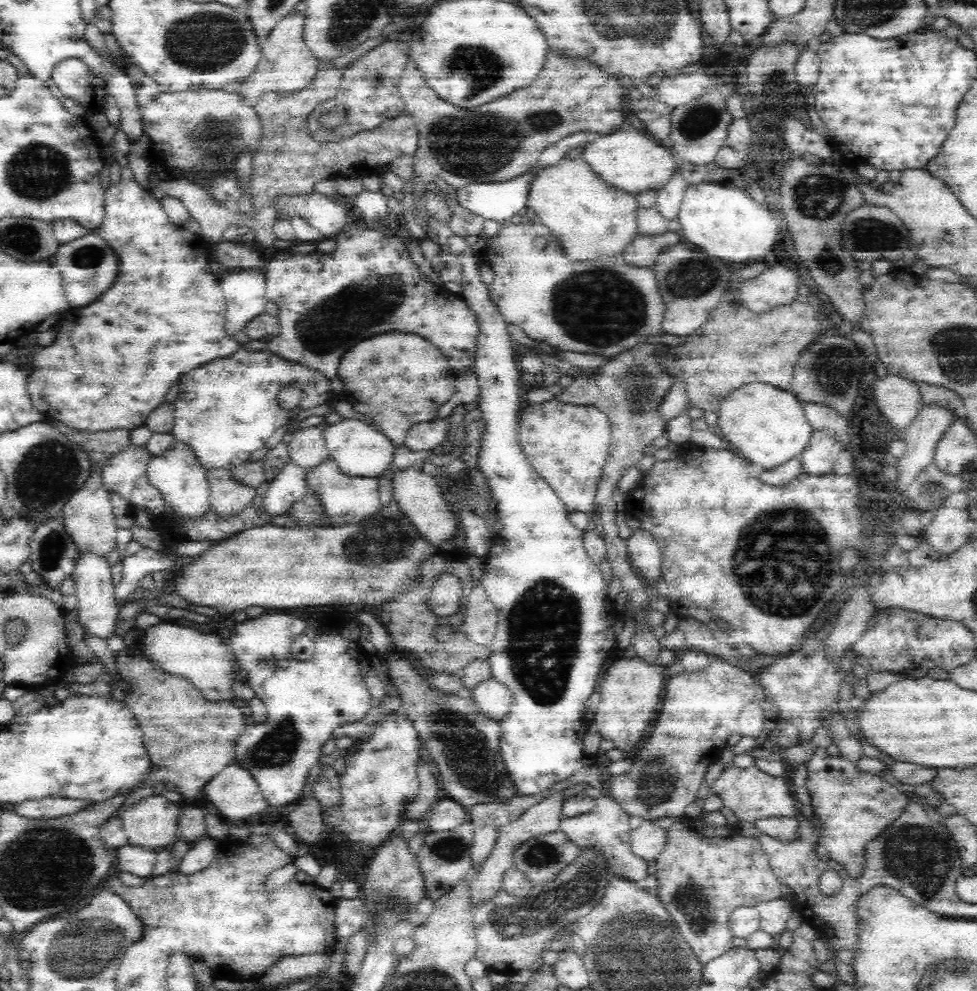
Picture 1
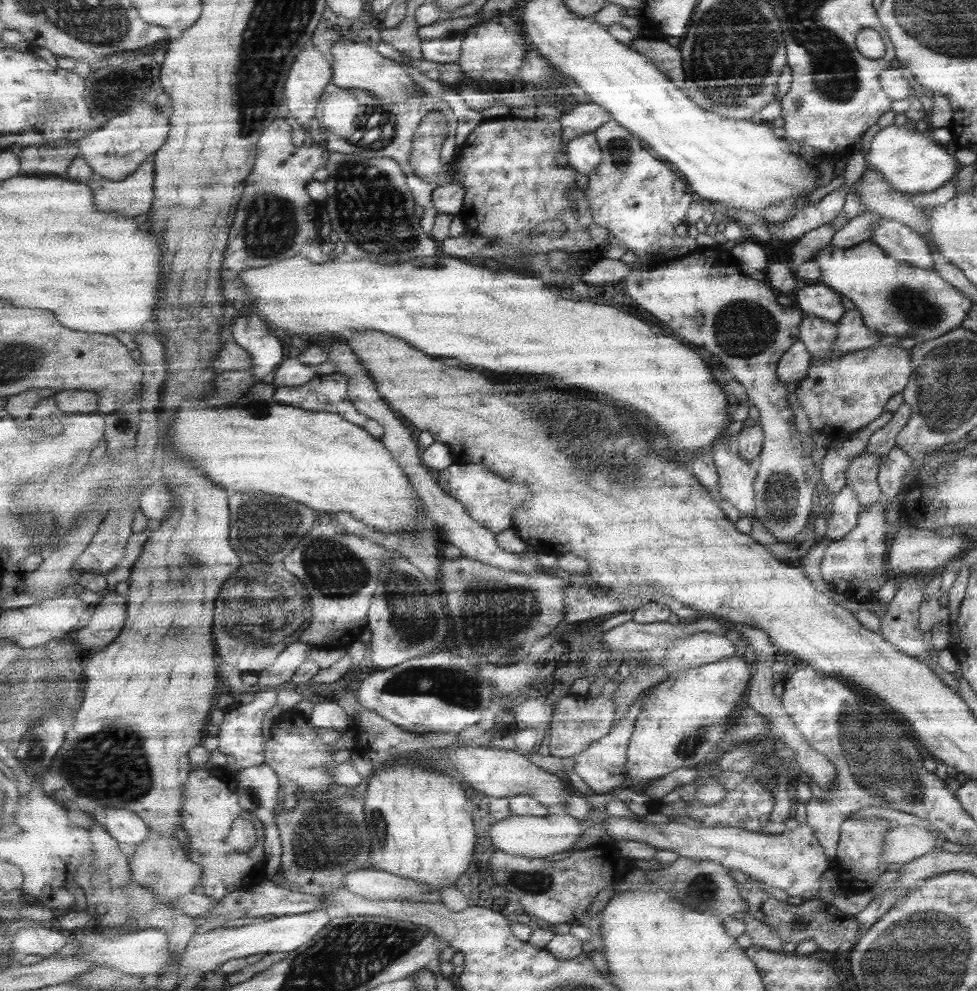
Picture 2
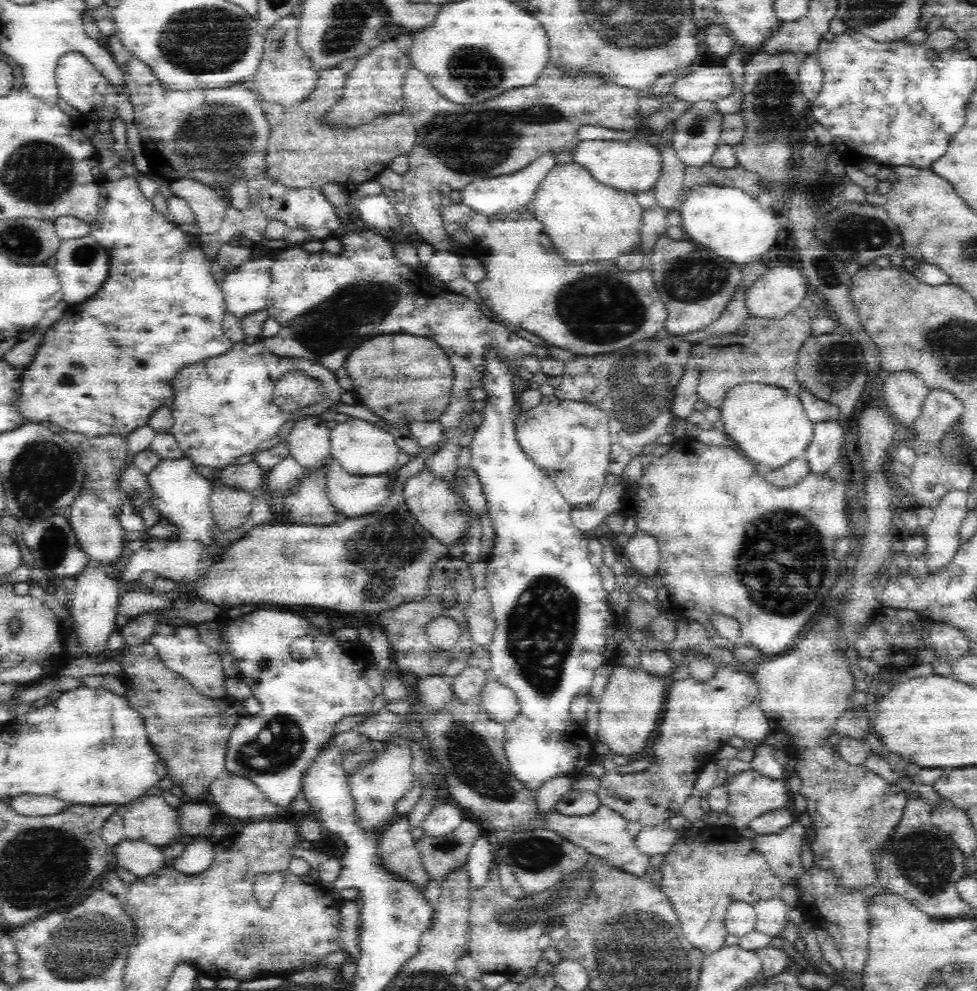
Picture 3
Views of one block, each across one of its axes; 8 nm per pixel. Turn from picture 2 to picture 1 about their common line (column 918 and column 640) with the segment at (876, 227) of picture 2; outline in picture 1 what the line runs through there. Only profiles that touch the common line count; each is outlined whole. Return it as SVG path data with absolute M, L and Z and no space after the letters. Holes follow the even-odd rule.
M666 232L662 236L642 236L638 234L634 238L634 242L630 242L626 246L626 250L622 252L624 260L628 266L636 266L636 268L652 268L654 262L658 260L660 252L666 252L666 248L672 248L676 244L680 244L680 232Z

